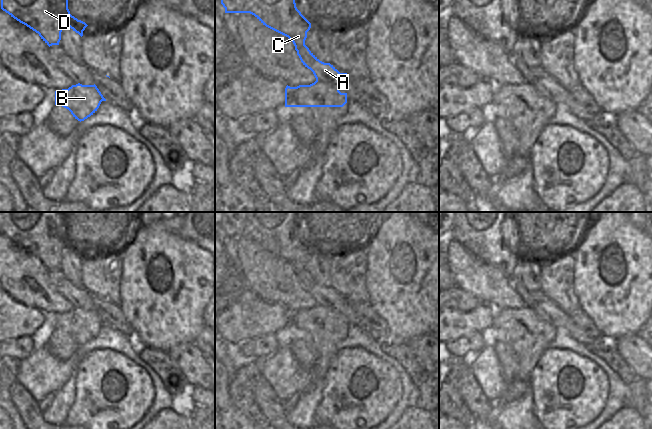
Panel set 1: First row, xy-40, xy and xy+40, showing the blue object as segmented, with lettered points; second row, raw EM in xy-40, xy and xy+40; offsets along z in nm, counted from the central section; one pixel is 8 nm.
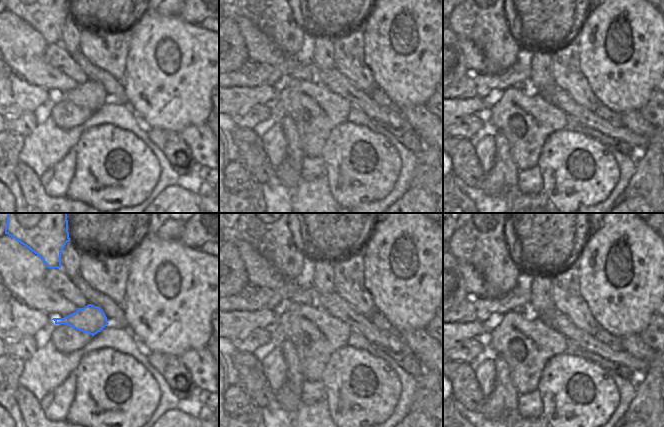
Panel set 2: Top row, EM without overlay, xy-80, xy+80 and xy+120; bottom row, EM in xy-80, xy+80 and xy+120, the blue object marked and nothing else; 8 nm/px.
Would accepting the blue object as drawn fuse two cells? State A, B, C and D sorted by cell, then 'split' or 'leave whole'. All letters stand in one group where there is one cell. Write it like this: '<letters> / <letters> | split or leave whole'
A B / C D | split

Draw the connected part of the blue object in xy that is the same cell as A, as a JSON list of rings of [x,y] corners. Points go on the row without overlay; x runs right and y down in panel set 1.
[[[306,269],[299,272],[297,279],[313,296],[316,305],[297,311],[287,309],[285,331],[343,331],[347,317],[341,317],[339,311],[347,309],[347,297],[340,297],[330,287],[320,285]]]

